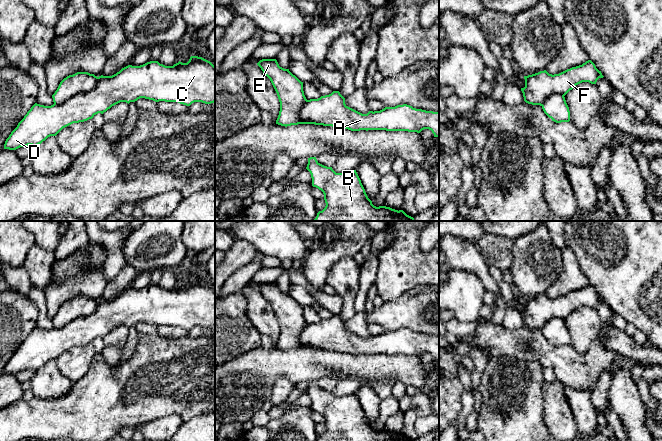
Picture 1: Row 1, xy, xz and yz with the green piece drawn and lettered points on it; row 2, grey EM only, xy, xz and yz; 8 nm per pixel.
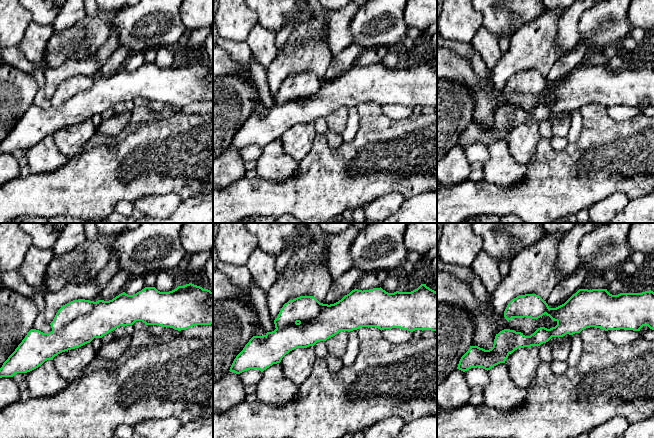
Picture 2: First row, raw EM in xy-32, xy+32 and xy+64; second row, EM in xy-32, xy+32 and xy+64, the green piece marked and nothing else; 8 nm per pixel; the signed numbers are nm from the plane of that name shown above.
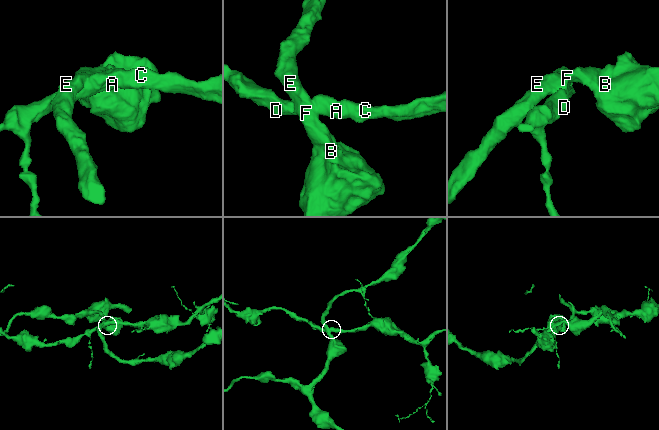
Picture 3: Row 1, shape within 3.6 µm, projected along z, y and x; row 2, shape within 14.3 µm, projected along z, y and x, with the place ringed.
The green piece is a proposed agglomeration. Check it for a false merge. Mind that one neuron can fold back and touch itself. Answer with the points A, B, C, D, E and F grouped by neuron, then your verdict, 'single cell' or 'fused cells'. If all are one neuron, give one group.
groups A C D / B E F; fused cells

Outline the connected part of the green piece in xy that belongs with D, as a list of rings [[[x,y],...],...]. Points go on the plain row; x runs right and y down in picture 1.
[[[191,280],[187,287],[179,285],[173,290],[150,285],[140,290],[128,289],[112,300],[101,299],[94,313],[77,318],[62,328],[44,330],[35,327],[6,363],[4,373],[16,374],[28,369],[37,370],[73,347],[92,343],[96,338],[103,338],[120,326],[129,328],[140,322],[155,326],[178,326],[186,330],[194,326],[214,327],[215,290],[202,281]]]

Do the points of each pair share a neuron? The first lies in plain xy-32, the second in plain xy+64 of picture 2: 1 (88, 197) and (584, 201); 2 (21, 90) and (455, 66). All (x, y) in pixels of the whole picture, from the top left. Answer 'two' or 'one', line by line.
1: one
2: two

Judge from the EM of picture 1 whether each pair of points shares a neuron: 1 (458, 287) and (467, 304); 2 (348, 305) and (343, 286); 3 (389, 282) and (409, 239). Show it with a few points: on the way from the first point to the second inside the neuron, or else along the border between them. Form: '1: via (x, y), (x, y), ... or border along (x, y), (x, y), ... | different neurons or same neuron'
1: via (460, 291), (465, 300) | same neuron
2: via (348, 300), (348, 295), (345, 291) | same neuron
3: via (399, 271), (402, 266), (404, 250) | same neuron

